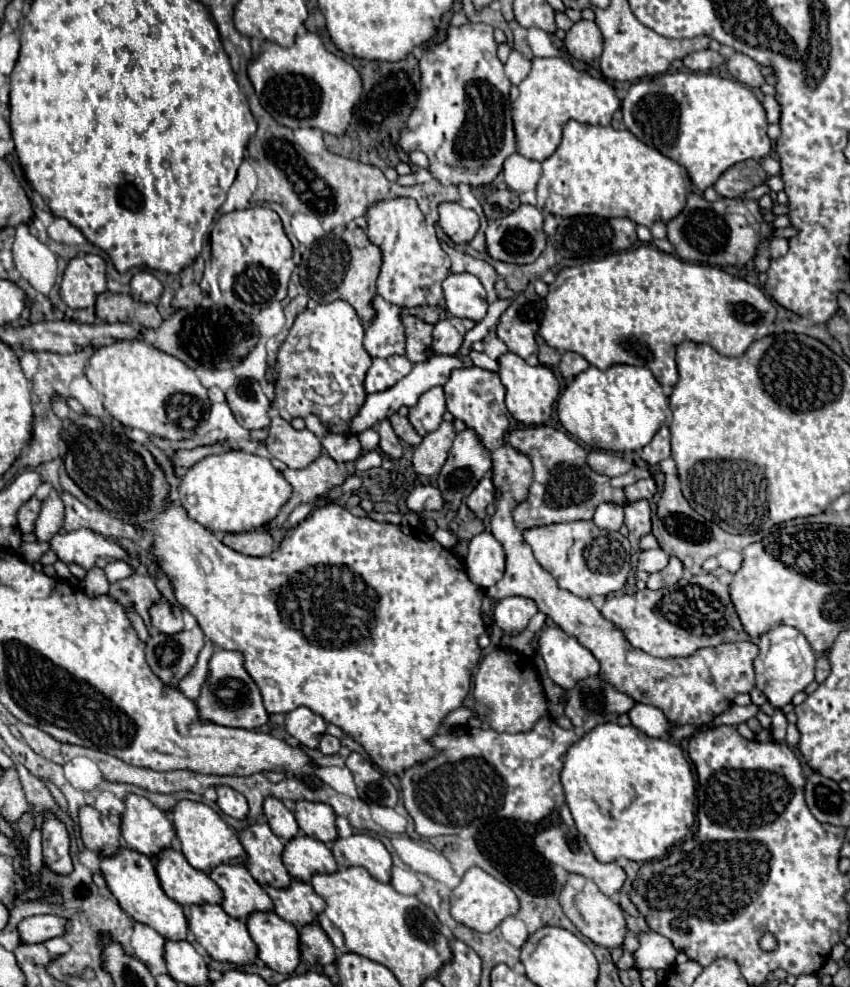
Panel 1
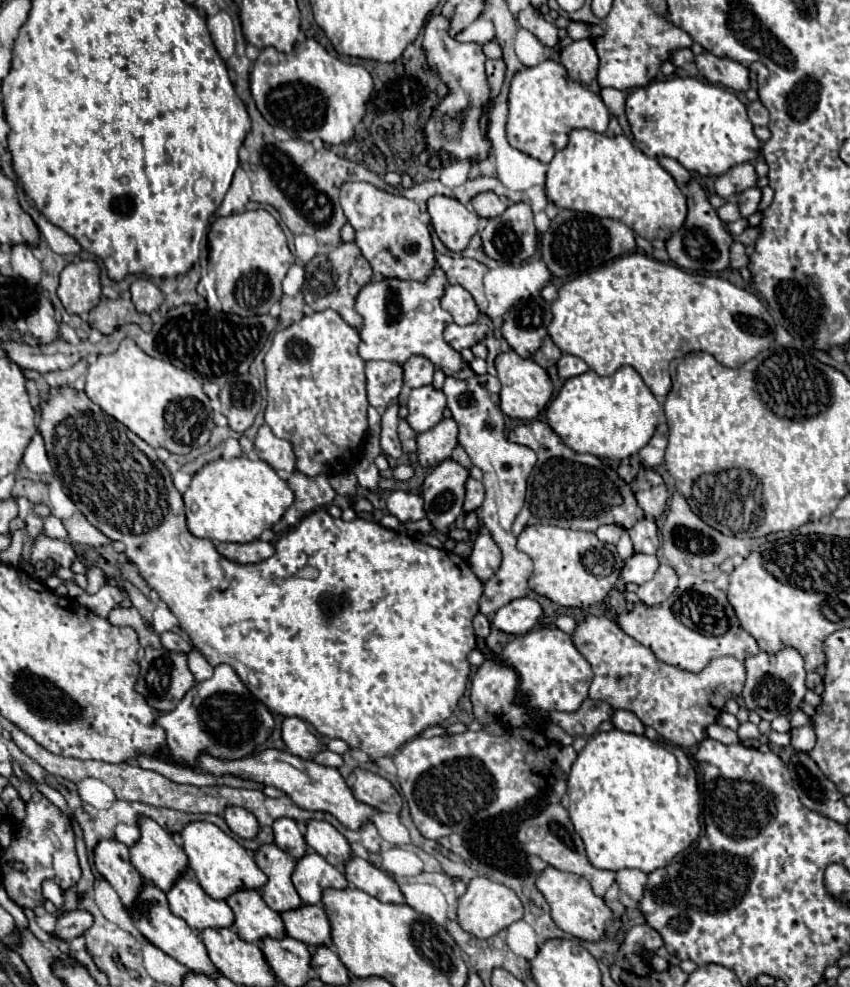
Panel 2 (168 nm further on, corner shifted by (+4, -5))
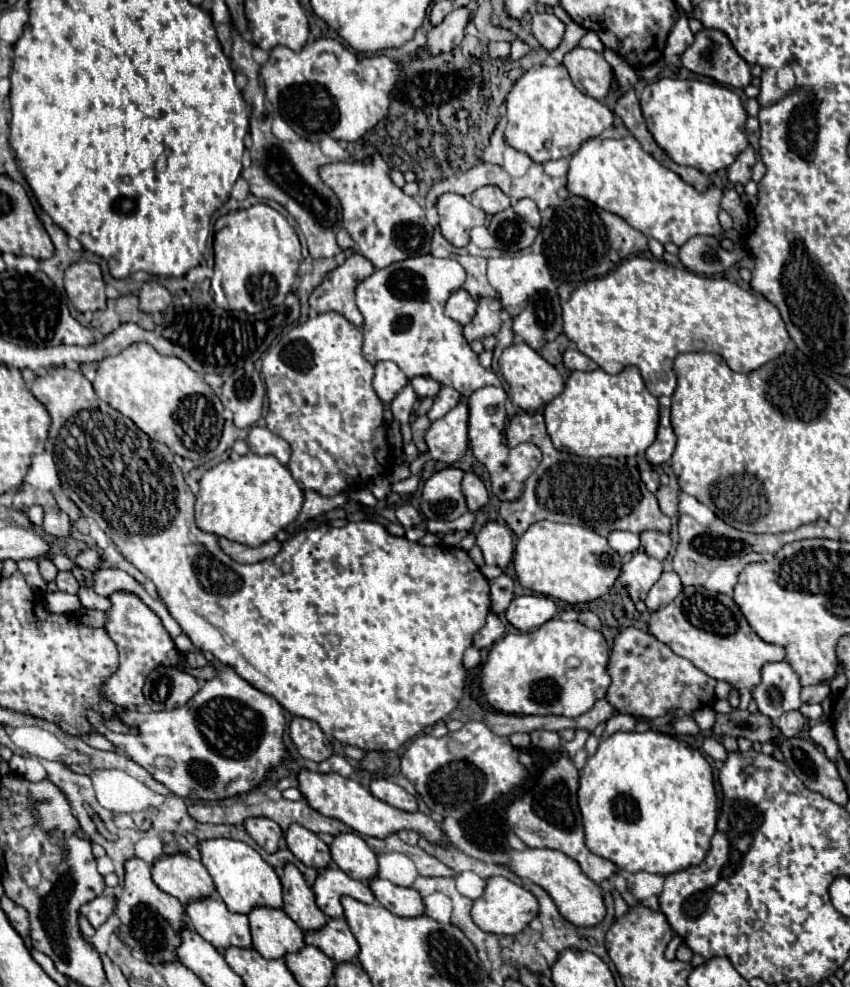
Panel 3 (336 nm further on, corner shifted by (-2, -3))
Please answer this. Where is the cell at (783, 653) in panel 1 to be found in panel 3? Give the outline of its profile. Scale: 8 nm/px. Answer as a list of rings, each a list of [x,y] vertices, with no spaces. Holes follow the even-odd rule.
[[[769,661],[761,667],[761,681],[753,687],[759,713],[777,721],[783,713],[801,707],[801,681],[791,663]]]

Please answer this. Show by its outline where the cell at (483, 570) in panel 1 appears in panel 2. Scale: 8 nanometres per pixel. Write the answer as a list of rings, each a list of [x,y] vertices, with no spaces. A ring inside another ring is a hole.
[[[483,531],[477,535],[469,563],[471,563],[473,573],[481,581],[487,581],[489,577],[493,577],[493,573],[501,567],[501,551],[489,533]]]

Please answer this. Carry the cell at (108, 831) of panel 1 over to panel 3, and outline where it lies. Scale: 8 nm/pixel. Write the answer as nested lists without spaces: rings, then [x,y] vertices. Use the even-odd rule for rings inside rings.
[[[131,857],[125,861],[125,883],[123,883],[123,895],[117,903],[117,915],[121,919],[121,939],[133,949],[133,953],[145,961],[173,961],[177,959],[175,947],[179,945],[179,929],[183,923],[183,907],[181,903],[163,893],[151,879],[149,865],[139,859]]]

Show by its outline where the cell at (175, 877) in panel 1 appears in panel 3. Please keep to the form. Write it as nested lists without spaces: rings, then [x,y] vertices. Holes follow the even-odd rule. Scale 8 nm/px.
[[[217,893],[185,903],[183,909],[191,927],[219,951],[229,945],[251,947],[247,915],[229,911]]]

